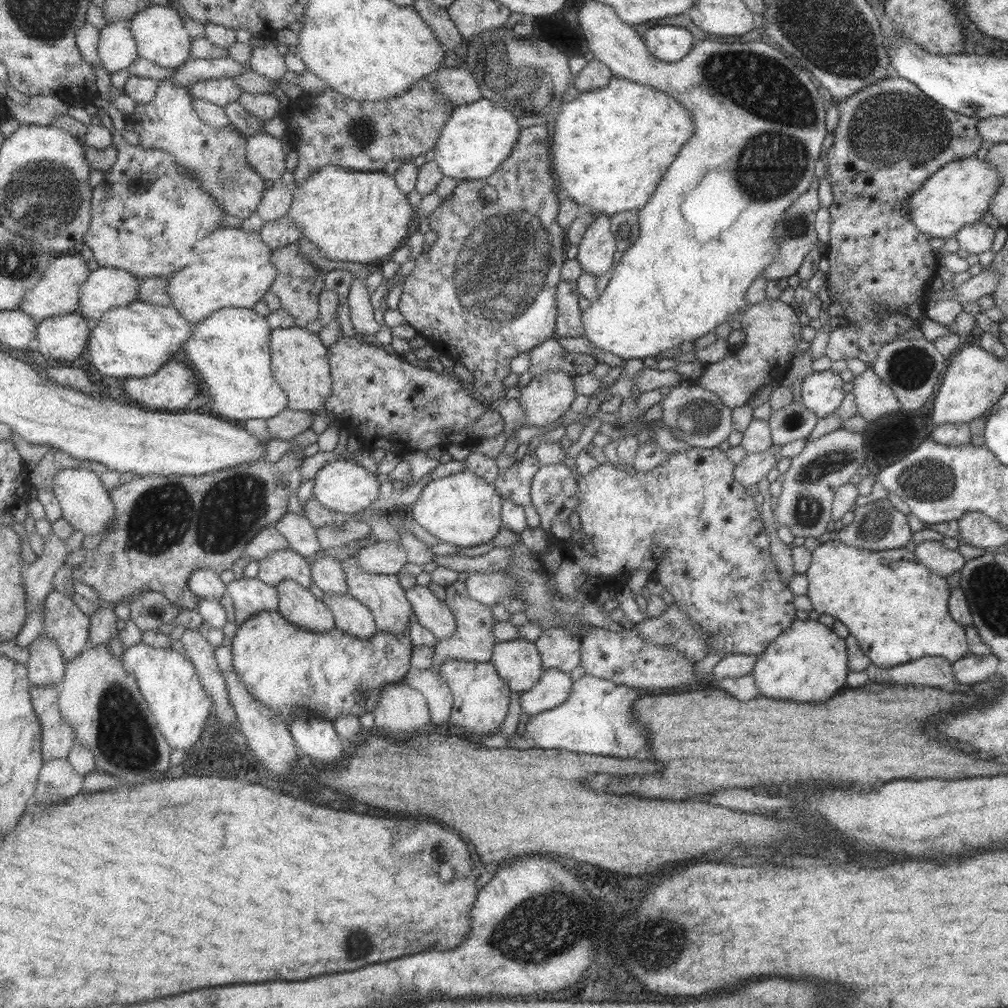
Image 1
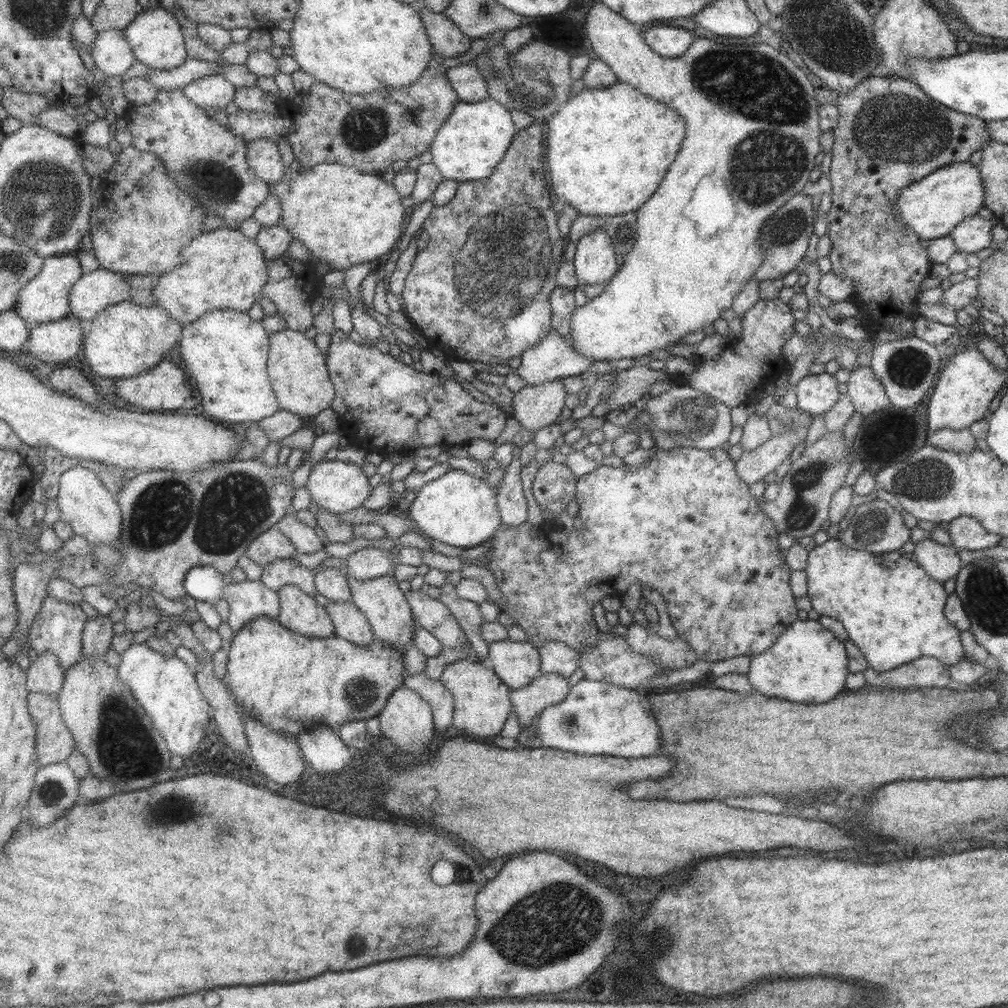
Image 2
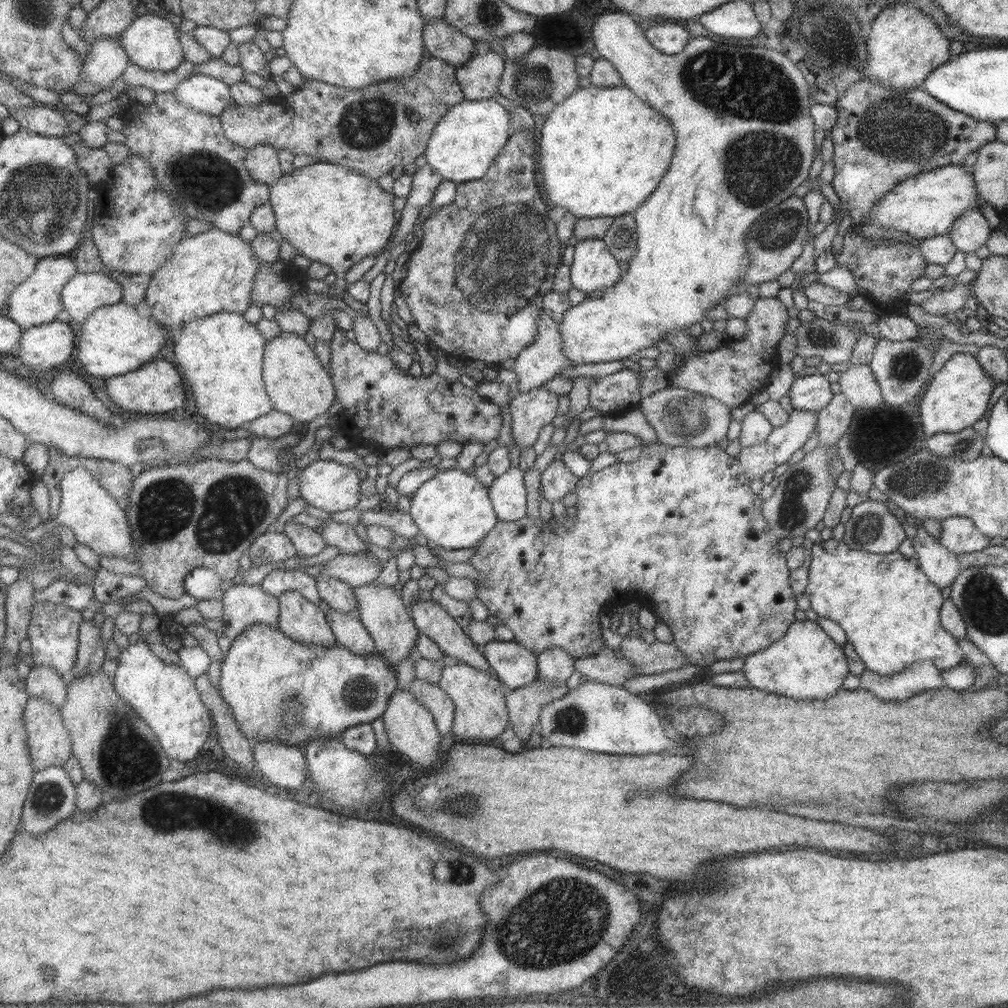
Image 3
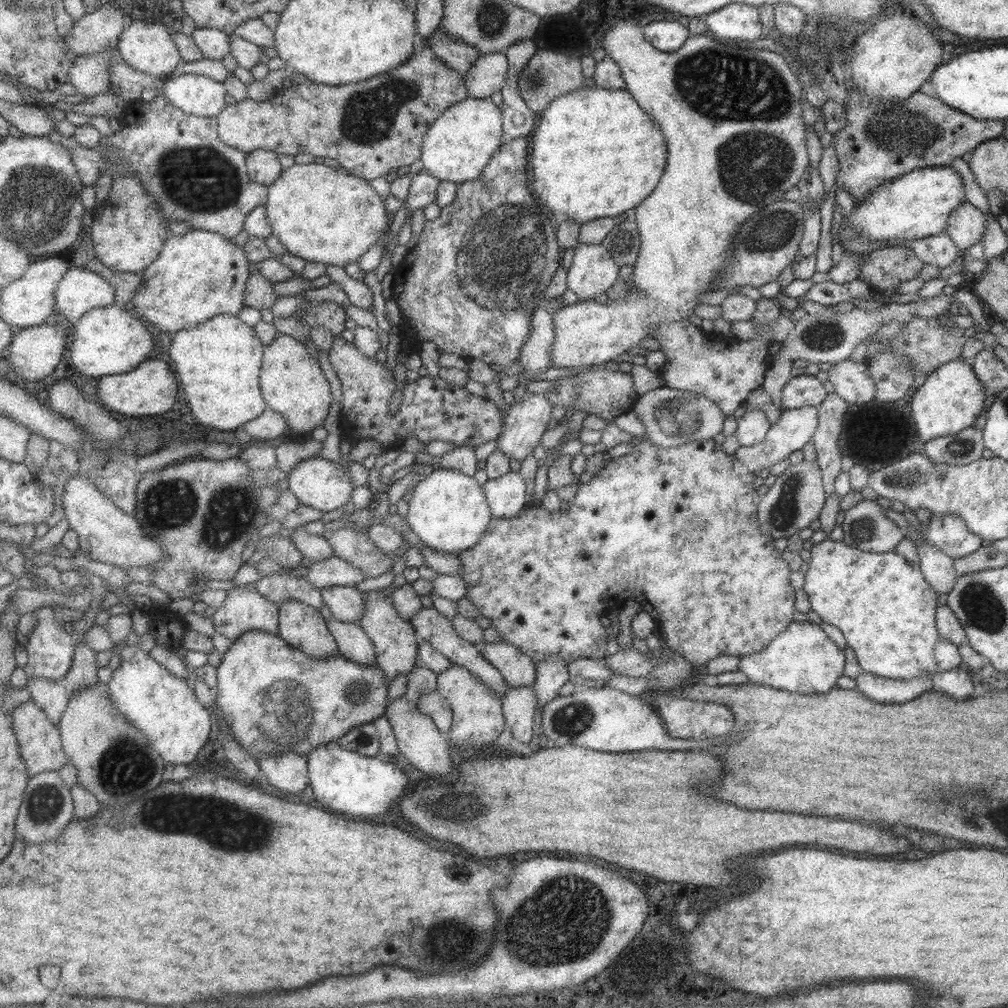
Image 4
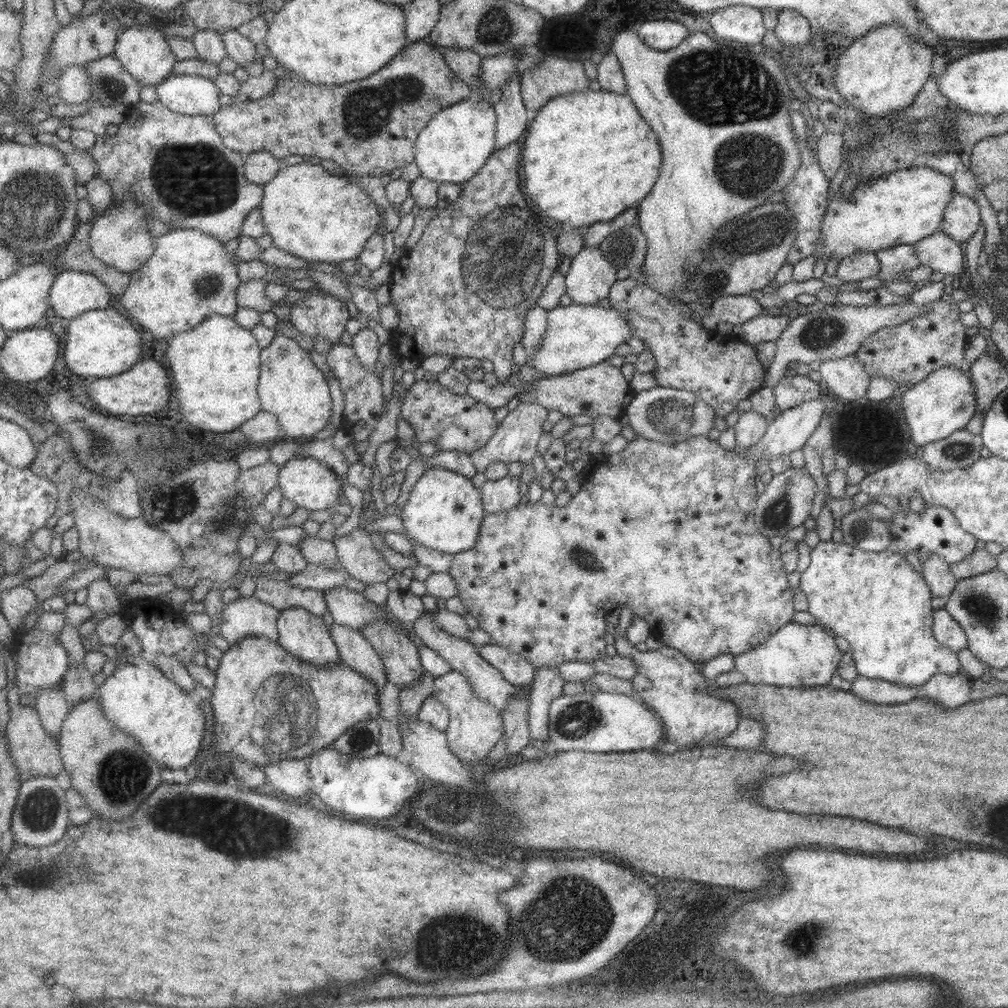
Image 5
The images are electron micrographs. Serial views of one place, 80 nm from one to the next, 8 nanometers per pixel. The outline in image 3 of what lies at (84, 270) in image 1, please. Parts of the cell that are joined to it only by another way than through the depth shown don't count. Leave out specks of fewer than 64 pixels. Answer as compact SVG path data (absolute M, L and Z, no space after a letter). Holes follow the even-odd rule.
M72 255L43 257L39 261L35 274L14 290L10 296L10 302L5 308L5 314L13 317L25 330L49 324L63 310L66 310L62 299L63 289L74 276L77 276L78 272L79 267Z

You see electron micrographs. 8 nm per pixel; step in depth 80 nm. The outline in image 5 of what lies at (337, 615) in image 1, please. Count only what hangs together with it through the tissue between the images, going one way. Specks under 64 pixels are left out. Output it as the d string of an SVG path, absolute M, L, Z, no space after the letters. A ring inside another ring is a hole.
M333 623L328 630L343 664L371 679L379 692L388 680L383 664L371 643L367 642L358 630L347 628L347 626Z

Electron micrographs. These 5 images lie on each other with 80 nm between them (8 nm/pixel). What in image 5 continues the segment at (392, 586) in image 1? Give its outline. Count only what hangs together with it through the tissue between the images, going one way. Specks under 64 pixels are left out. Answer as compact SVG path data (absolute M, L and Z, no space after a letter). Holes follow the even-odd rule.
M375 620L375 622L365 624L358 632L367 639L367 642L371 643L373 650L383 664L388 682L396 684L401 690L403 687L412 685L422 675L424 668L421 667L419 661L417 646L415 646L406 632L397 628L395 622Z

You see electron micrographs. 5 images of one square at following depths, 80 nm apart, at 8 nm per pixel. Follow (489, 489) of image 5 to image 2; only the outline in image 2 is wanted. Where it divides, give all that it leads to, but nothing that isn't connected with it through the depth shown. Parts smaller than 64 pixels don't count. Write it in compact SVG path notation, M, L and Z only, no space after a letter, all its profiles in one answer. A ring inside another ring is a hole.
M512 457L502 481L496 486L496 507L504 526L519 526L526 521L526 500L520 481L521 467L519 457Z

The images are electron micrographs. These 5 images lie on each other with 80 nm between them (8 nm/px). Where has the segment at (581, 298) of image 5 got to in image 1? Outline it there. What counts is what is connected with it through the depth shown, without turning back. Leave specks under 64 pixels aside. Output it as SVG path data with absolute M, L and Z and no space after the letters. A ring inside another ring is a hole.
M594 213L594 219L587 225L577 245L575 260L582 272L599 276L613 267L613 253L616 251L610 220L603 213Z

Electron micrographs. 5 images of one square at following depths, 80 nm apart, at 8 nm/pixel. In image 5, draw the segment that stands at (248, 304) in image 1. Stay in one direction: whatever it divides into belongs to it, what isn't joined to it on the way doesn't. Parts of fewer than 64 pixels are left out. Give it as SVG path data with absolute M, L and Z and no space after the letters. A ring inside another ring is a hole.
M173 228L164 235L158 238L157 251L155 255L142 266L142 268L137 269L132 273L131 284L128 285L124 294L121 294L121 303L127 310L127 315L131 314L135 320L142 326L143 330L149 332L154 338L169 338L171 334L177 334L177 332L187 332L188 330L193 330L195 326L202 324L204 319L211 313L218 315L223 315L226 317L232 317L239 309L239 302L236 299L236 293L238 286L242 284L242 281L237 276L237 264L238 260L236 254L230 255L225 250L225 246L219 239L216 239L213 235L203 232L201 229L185 229L185 228Z

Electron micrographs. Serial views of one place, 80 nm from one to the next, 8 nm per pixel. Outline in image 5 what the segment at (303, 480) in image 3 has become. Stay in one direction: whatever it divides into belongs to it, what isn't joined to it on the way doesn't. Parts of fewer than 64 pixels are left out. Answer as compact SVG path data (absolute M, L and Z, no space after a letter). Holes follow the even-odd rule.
M313 457L292 458L283 466L279 466L277 485L282 496L291 501L296 507L311 510L335 509L341 491L340 477L329 466L313 459Z

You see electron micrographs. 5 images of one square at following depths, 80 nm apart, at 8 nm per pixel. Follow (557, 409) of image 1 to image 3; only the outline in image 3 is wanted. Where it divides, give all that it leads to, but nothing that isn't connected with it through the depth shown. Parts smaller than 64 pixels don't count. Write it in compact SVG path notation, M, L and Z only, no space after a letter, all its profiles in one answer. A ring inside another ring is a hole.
M543 385L533 388L525 394L517 394L510 400L510 429L520 452L532 446L539 431L551 423L557 414L559 396L545 390Z

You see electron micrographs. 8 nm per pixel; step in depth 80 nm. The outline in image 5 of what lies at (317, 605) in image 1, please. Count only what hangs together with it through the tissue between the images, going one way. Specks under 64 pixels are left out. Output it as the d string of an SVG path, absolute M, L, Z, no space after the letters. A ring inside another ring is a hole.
M303 608L280 610L276 619L279 646L291 656L315 664L329 666L341 662L337 647L322 618Z

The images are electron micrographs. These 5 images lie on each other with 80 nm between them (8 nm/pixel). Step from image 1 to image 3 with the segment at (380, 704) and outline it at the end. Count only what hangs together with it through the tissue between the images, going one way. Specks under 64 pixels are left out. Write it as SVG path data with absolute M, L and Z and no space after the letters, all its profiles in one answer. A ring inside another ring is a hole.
M396 688L390 694L386 709L380 717L393 751L399 752L403 758L408 756L413 766L419 768L435 766L435 762L439 760L437 744L440 735L436 730L432 714L414 697L414 694L411 694L408 689Z

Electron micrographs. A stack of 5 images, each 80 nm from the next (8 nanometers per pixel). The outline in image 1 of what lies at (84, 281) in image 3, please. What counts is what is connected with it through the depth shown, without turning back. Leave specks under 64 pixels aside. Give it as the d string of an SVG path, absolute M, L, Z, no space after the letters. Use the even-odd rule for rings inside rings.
M100 266L82 286L82 302L77 313L100 320L115 308L138 300L141 279L131 271Z

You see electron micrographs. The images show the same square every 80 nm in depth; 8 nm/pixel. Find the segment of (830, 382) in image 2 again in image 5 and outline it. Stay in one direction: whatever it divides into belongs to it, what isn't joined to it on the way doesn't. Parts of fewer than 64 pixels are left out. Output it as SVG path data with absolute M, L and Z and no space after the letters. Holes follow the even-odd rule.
M798 374L793 377L783 377L773 387L772 392L779 412L792 409L807 401L817 400L824 394L819 389L818 382L811 380L808 375Z

